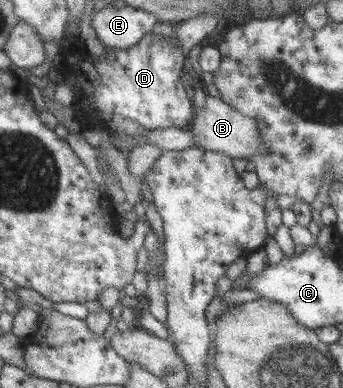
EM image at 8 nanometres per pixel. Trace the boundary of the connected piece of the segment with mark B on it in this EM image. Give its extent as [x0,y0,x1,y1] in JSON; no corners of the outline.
[190,94,268,161]

